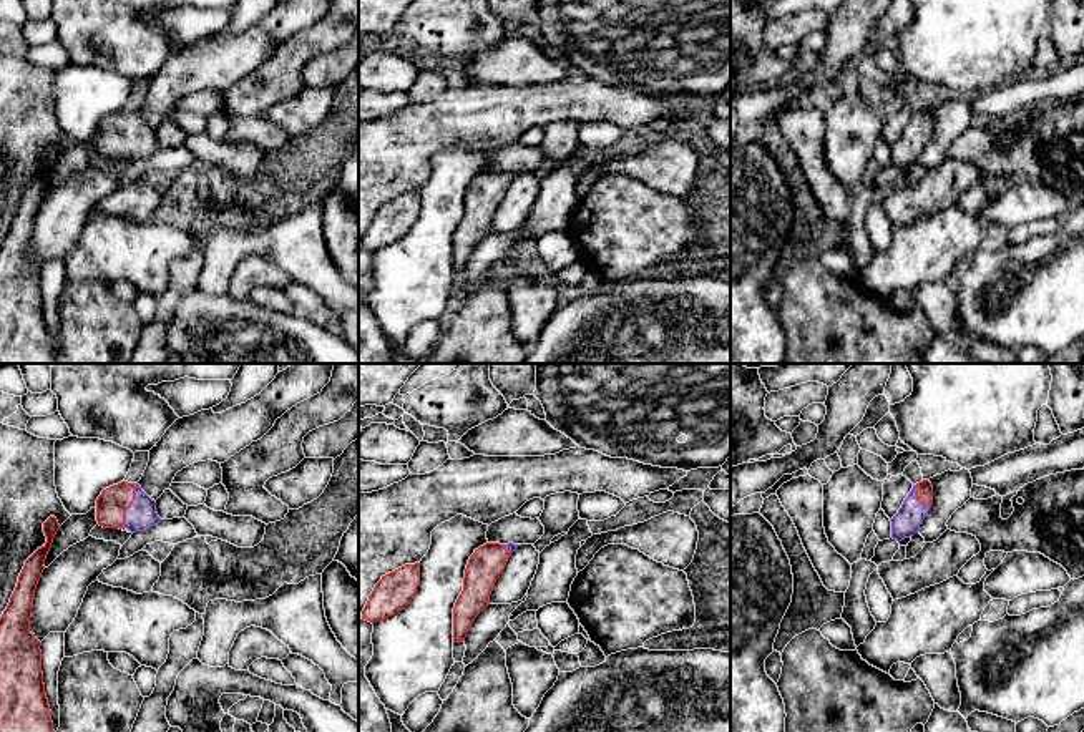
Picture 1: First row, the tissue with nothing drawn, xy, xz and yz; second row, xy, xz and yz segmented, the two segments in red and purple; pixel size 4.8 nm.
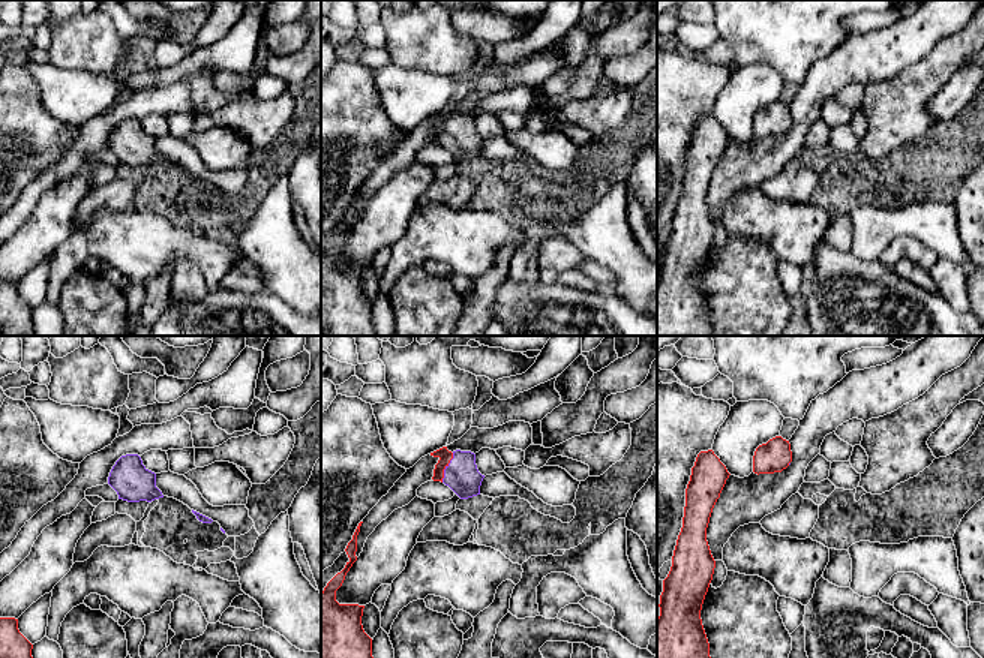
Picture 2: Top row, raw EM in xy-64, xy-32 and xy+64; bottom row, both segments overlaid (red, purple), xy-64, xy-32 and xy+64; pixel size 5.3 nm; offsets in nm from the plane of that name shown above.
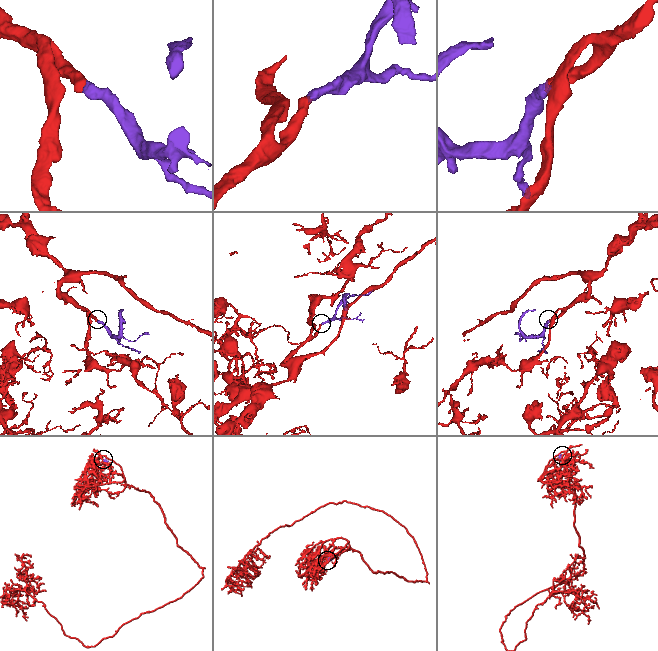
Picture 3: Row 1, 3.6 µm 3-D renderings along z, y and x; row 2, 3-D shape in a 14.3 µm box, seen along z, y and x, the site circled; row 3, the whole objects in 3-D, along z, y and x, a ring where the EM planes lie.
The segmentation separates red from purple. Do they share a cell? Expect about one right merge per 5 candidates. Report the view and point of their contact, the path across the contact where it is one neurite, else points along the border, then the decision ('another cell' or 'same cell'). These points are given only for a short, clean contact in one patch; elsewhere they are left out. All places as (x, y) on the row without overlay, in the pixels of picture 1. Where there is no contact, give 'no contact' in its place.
contact xy (130, 131); way xy (113, 130), (130, 131), (141, 141); same cell

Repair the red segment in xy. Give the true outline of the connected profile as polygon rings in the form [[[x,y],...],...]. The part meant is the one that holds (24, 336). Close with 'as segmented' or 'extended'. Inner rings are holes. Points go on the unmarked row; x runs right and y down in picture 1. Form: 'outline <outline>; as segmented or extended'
outline [[[55,144],[43,151],[46,171],[25,189],[17,216],[0,246],[0,364],[55,364],[42,300],[42,271],[30,261],[30,246],[35,217],[58,158]]]; as segmented

